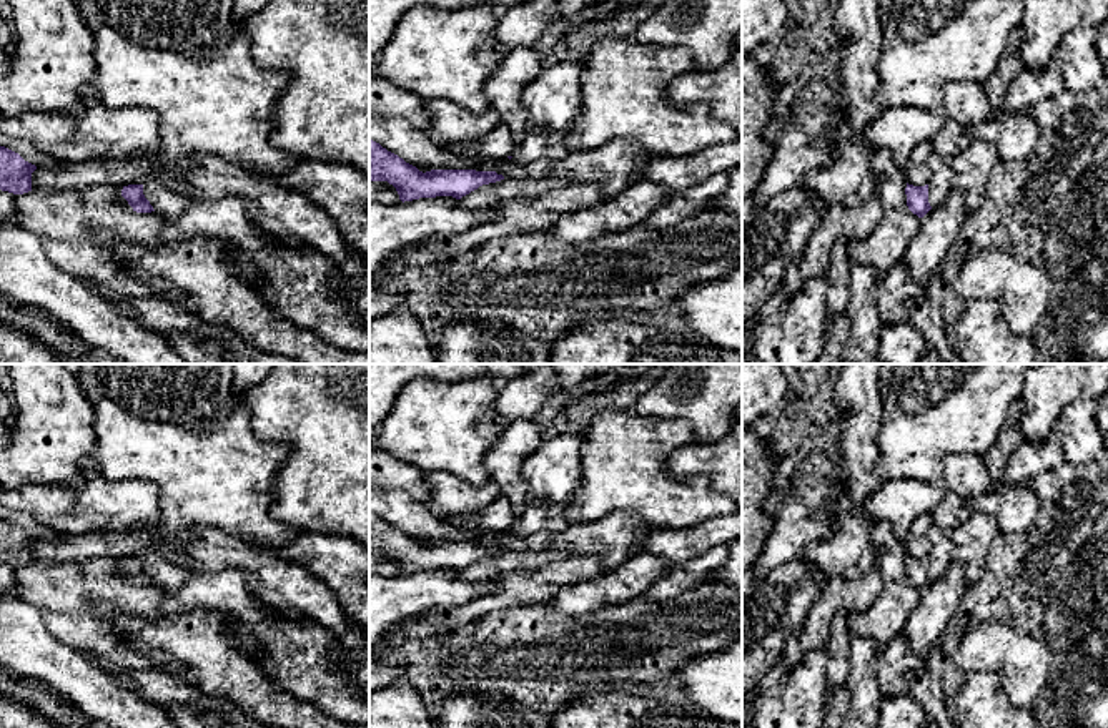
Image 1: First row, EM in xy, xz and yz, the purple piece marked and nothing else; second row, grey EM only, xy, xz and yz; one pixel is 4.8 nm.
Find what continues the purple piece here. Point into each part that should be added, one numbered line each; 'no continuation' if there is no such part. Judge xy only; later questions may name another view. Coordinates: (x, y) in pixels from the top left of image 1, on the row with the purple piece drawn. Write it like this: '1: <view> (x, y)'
1: xy (170, 201)

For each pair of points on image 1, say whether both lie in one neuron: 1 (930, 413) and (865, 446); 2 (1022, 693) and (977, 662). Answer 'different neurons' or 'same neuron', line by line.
1: different neurons
2: same neuron

